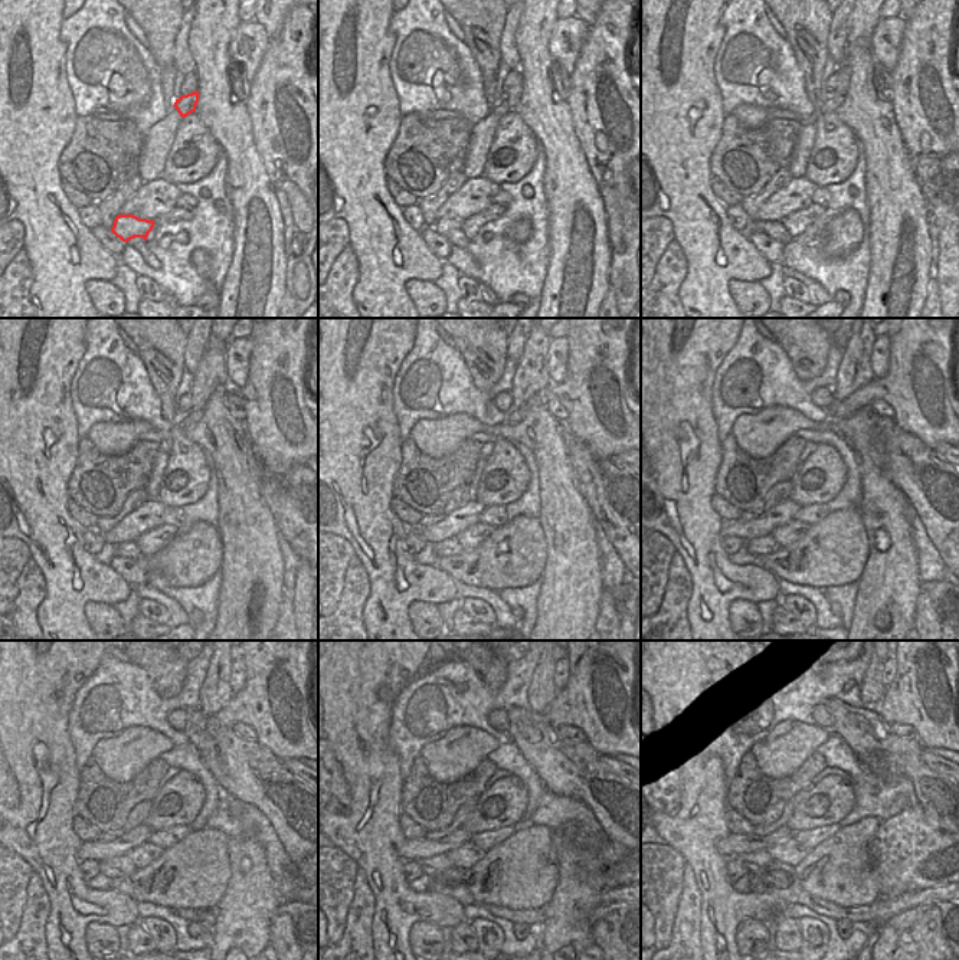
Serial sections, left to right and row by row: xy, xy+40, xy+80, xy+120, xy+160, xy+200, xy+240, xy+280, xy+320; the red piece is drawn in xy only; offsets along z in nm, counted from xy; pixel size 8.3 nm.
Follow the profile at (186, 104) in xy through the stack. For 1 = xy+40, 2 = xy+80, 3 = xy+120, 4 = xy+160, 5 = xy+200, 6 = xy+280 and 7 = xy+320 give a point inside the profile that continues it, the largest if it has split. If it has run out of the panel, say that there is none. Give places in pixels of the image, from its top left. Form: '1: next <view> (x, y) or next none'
1: next xy+40 (514, 94)
2: next xy+80 (853, 49)
3: next xy+120 (212, 373)
4: next xy+160 (532, 374)
5: next xy+200 (854, 373)
6: next xy+280 (542, 691)
7: next xy+320 (871, 688)

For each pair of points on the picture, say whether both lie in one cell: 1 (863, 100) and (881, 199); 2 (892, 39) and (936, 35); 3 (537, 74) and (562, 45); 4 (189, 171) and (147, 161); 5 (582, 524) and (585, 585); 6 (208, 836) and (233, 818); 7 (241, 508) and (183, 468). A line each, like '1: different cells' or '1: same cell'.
1: same cell
2: different cells
3: different cells
4: different cells
5: same cell
6: different cells
7: different cells

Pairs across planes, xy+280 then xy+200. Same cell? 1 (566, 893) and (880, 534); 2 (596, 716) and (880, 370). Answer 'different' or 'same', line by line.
1: same
2: different

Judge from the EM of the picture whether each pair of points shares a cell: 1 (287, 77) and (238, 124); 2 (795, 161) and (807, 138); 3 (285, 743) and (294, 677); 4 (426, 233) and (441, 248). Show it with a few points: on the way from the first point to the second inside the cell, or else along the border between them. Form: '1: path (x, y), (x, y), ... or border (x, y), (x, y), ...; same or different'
1: border (244, 101), (257, 147); different
2: path (801, 156), (804, 144); same
3: path (271, 714), (264, 687), (271, 662), (278, 657); same
4: path (431, 238), (437, 245); same

